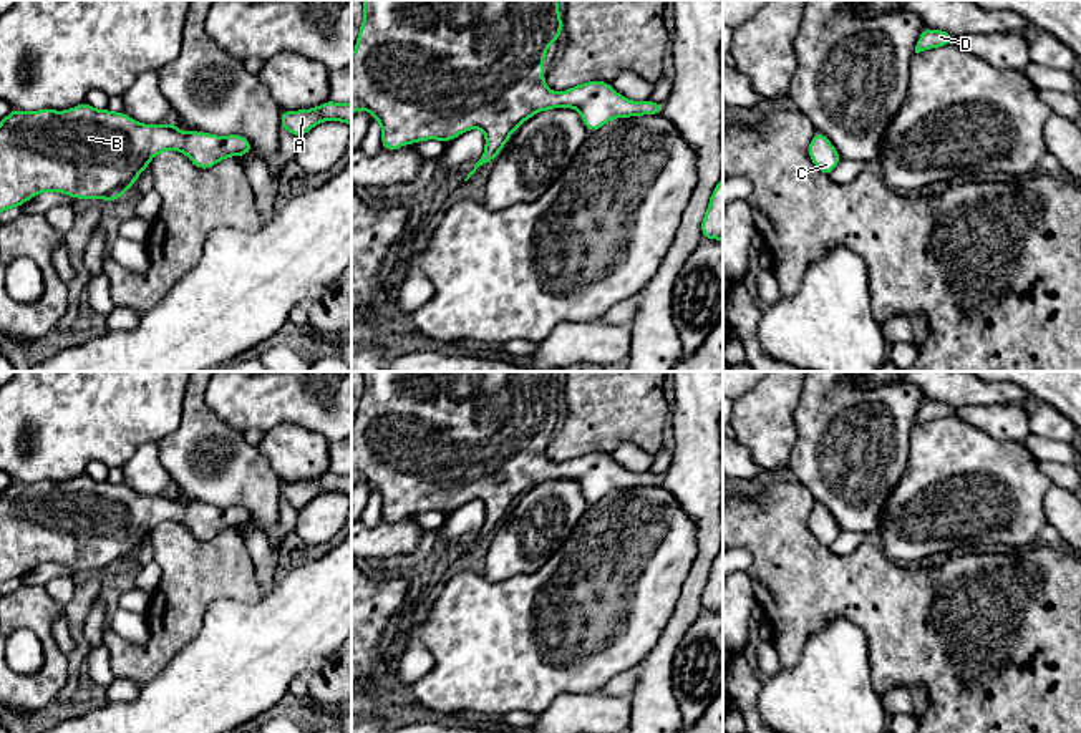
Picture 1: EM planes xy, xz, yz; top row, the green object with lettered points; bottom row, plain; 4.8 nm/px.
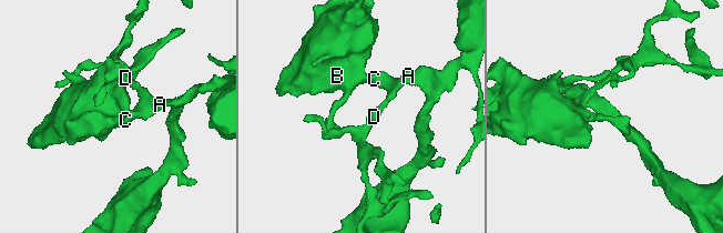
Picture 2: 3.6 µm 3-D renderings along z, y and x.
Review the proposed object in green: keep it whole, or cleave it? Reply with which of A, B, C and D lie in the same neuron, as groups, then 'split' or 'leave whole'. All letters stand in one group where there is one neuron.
A B C D | leave whole

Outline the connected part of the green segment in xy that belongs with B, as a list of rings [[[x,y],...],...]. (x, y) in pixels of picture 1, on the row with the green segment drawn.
[[[86,101],[66,111],[10,109],[0,121],[0,212],[46,191],[116,202],[149,161],[167,149],[184,153],[197,169],[211,169],[225,158],[250,154],[252,144],[240,134],[184,133],[174,123],[143,124],[124,111],[95,109]]]

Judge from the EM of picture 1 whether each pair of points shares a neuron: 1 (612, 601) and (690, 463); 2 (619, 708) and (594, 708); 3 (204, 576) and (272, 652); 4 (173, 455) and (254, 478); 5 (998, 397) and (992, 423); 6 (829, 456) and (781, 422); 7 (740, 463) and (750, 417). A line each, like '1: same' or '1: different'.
1: different
2: same
3: different
4: same
5: different
6: different
7: different

